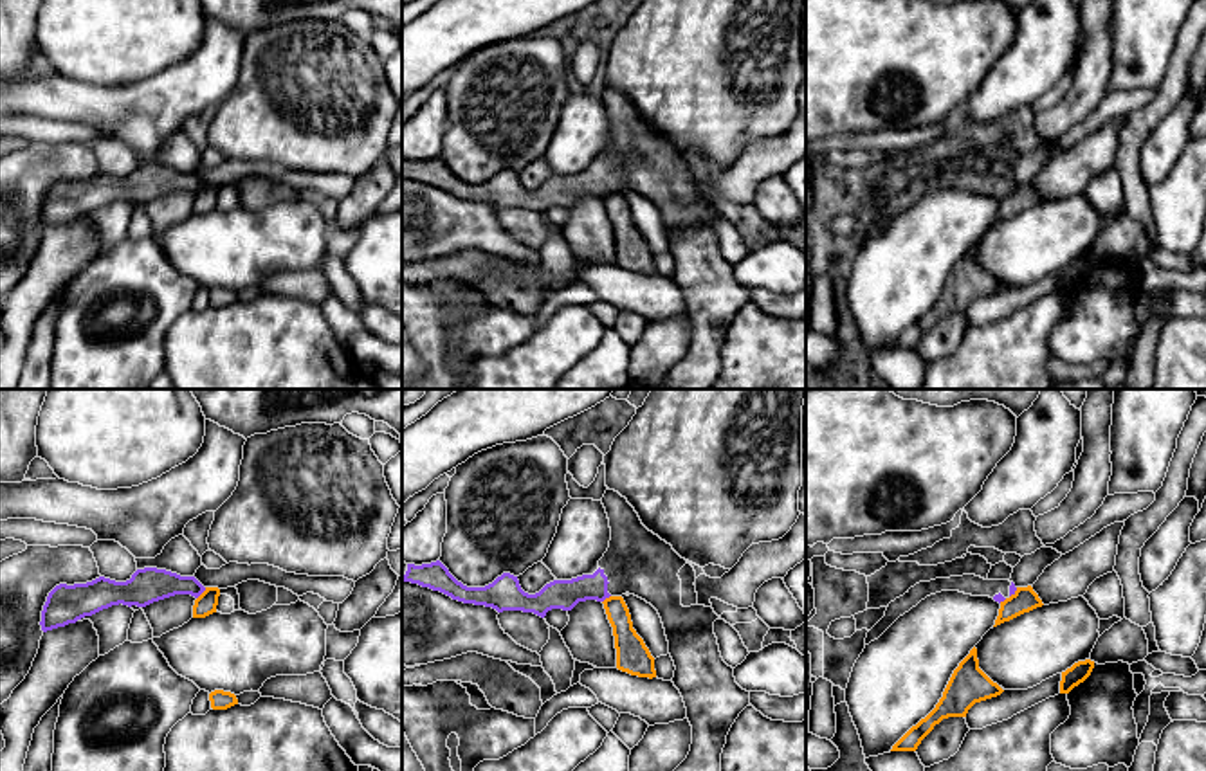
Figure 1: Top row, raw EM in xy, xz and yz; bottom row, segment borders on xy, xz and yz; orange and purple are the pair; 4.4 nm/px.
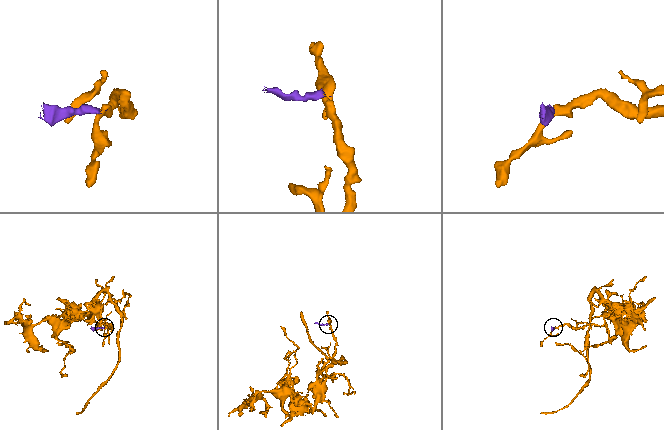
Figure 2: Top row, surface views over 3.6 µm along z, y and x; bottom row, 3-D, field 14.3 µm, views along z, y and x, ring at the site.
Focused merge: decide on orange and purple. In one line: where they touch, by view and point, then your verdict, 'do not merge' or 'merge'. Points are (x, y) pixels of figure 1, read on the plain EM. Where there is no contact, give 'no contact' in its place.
xy (202, 190) | do not merge

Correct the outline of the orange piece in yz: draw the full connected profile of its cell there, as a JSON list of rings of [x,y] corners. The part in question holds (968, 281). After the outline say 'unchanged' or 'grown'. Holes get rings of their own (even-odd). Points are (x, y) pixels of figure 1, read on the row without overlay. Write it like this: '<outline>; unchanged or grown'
[[[977,245],[954,267],[943,294],[936,304],[912,322],[891,348],[916,348],[921,337],[948,313],[966,313],[968,306],[981,297],[1000,292],[1004,286],[993,279],[981,265],[977,256]]]; unchanged

